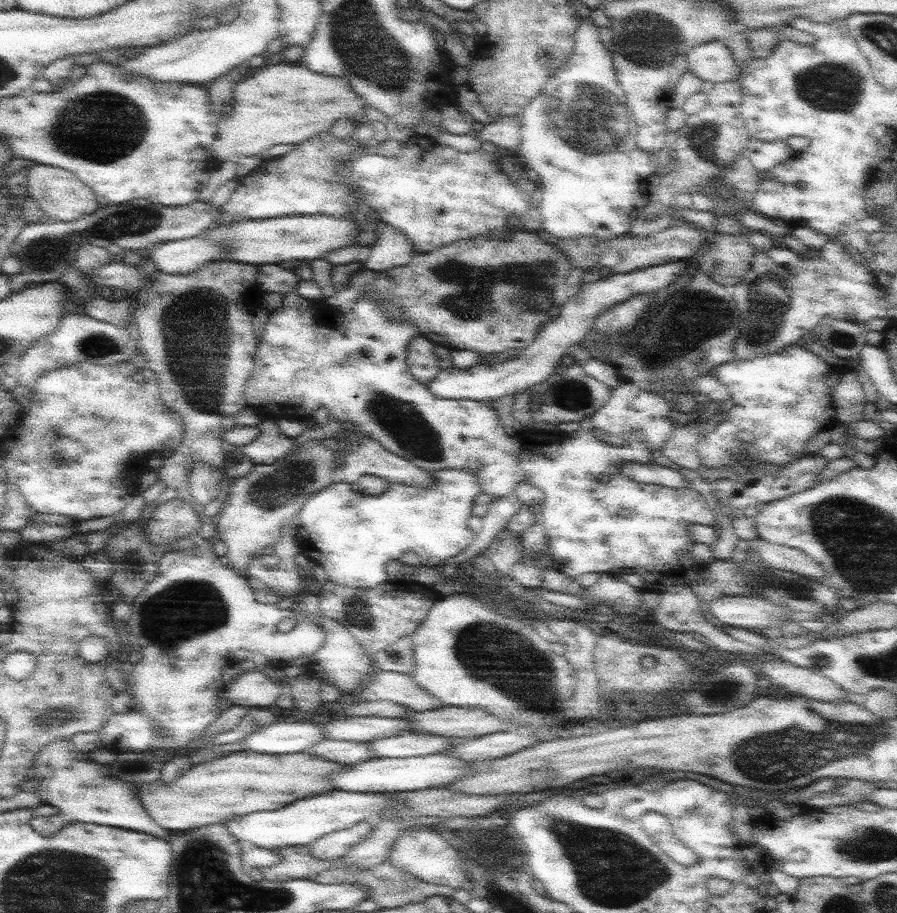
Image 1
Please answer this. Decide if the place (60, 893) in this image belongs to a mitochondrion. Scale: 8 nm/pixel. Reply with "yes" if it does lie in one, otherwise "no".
yes

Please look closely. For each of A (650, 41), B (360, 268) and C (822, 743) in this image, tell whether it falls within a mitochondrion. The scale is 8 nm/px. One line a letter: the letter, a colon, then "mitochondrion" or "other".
A: mitochondrion
B: other
C: mitochondrion

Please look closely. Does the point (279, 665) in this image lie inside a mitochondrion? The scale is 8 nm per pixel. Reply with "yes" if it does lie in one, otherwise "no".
no

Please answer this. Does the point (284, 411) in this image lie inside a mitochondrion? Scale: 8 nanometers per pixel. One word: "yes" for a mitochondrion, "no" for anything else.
no

